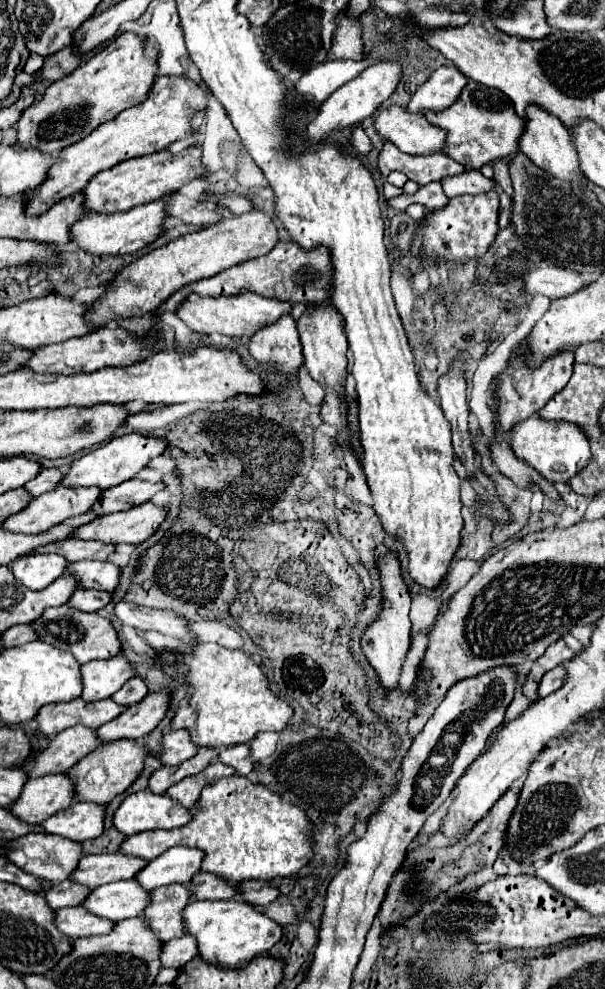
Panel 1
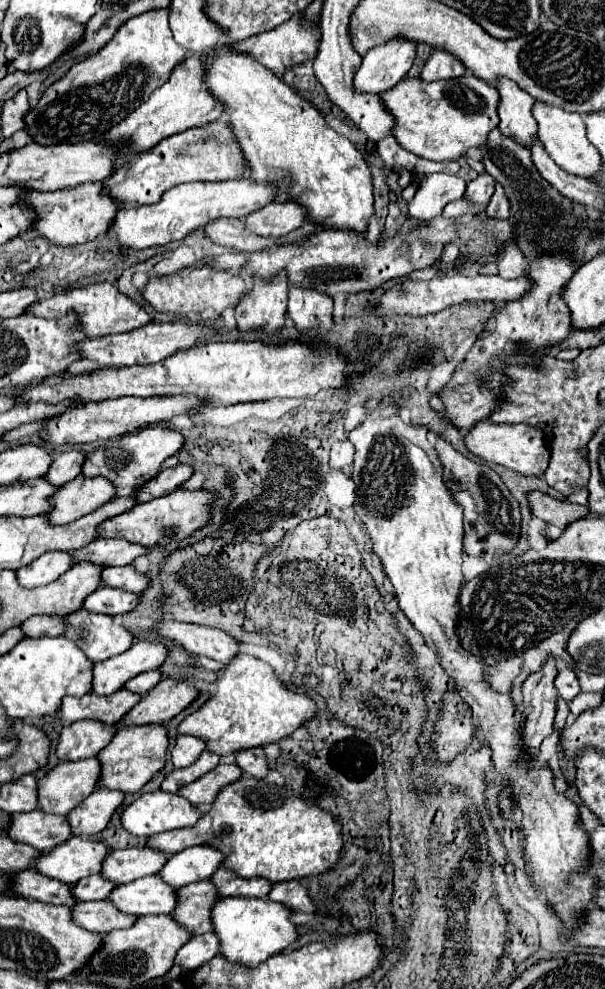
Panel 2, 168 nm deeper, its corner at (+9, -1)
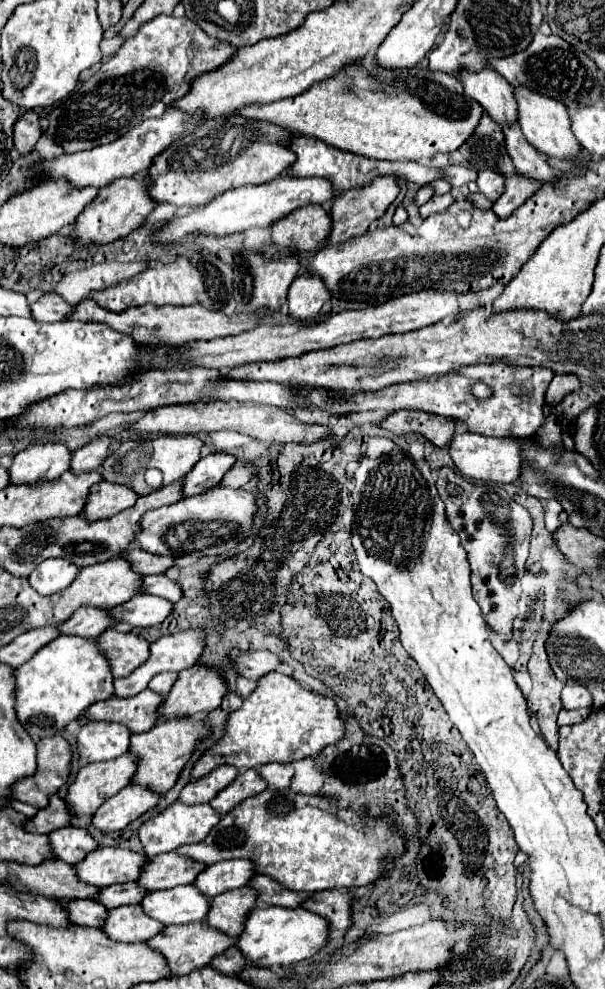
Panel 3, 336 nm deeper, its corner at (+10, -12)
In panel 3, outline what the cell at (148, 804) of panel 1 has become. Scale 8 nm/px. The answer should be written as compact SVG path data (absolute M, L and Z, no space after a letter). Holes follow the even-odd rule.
M176 801L166 811L152 817L148 823L144 823L140 827L140 841L142 841L148 857L154 857L154 855L160 855L160 853L170 853L170 851L176 851L182 845L204 841L204 837L210 833L210 829L220 819L222 819L222 815L216 809L212 809L212 805L184 805L184 803Z

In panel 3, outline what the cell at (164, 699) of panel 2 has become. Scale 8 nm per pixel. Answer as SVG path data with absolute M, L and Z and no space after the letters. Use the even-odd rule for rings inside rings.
M196 663L190 669L180 671L176 685L160 705L162 717L192 717L204 715L220 707L228 689L224 675L208 665Z

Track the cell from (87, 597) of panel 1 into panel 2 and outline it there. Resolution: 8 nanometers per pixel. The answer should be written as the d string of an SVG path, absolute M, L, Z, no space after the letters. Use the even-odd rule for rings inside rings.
M101 586L85 598L83 608L89 612L101 612L101 614L115 616L115 614L125 614L125 612L133 610L137 600L139 600L139 596L135 596L133 592L123 592L117 588Z

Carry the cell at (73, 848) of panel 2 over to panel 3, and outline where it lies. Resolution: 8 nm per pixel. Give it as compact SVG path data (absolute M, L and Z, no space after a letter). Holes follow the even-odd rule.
M100 847L96 853L90 853L84 861L80 861L76 865L76 871L80 875L80 881L108 887L114 883L136 881L146 861L146 855L130 849Z

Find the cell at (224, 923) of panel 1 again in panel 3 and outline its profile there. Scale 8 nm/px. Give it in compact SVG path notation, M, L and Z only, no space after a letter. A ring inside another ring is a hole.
M258 907L246 919L246 929L238 939L240 951L250 959L252 965L288 967L292 963L314 957L328 943L330 923L328 919L308 909L286 909L286 907Z

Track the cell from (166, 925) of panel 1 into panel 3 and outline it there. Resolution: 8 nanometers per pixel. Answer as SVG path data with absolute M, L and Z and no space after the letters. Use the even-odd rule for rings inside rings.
M252 887L236 889L230 893L222 893L212 899L212 911L208 911L206 923L222 929L228 935L240 935L244 931L244 921L252 909L258 905L258 891Z

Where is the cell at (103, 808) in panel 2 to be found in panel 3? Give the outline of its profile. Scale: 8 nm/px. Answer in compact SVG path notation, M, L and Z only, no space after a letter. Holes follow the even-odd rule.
M140 785L124 787L118 795L110 797L96 813L94 813L94 825L96 829L104 833L120 831L128 823L142 817L146 811L158 807L162 793L150 791Z

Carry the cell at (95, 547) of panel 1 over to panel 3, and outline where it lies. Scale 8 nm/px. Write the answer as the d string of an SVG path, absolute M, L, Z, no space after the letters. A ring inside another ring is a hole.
M142 549L136 551L124 551L122 557L130 557L132 567L140 573L140 575L158 575L158 573L166 573L172 565L174 565L174 557L172 555L154 555Z

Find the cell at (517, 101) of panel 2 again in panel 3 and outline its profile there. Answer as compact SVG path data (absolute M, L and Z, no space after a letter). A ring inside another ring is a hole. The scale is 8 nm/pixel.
M460 69L458 79L464 85L464 91L478 101L498 125L516 123L516 103L512 101L510 83L496 73L494 69L482 69L478 73Z

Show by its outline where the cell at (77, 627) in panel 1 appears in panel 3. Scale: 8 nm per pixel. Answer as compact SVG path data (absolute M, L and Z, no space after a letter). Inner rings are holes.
M108 629L96 641L104 649L114 677L128 677L150 657L150 643L134 633L120 633L116 629Z

